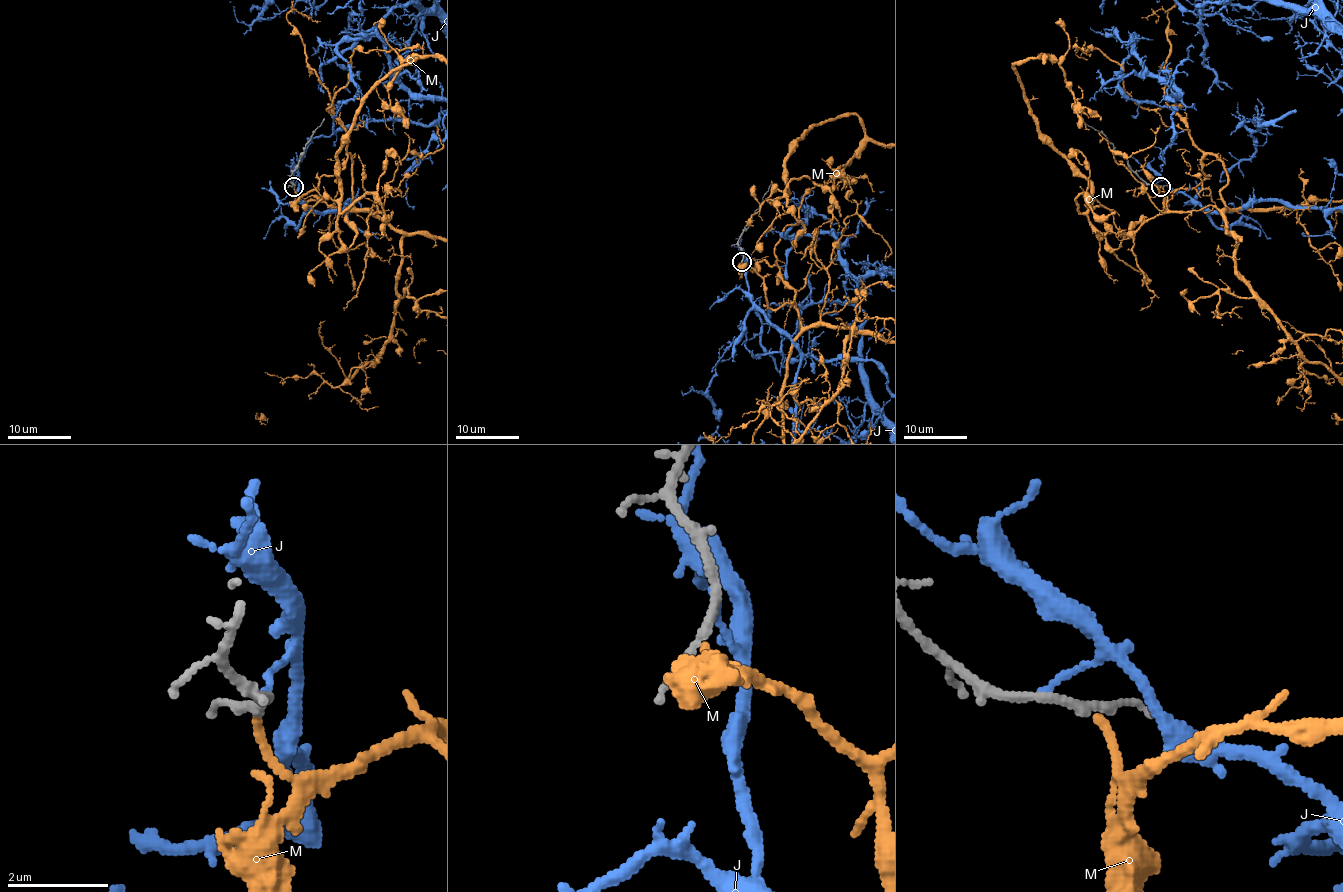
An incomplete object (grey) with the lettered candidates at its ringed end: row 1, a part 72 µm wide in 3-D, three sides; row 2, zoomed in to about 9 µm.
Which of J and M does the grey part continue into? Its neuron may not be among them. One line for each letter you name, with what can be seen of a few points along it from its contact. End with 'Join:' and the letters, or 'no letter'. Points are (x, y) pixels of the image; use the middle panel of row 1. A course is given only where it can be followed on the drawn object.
Join: M

